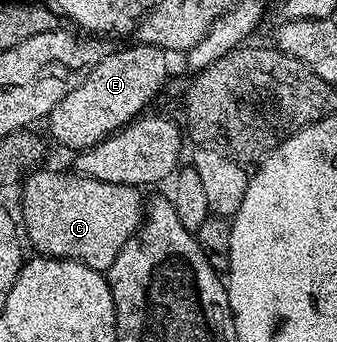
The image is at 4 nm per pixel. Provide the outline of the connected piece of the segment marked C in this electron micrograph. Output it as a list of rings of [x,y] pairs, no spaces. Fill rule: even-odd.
[[[38,170],[29,173],[25,177],[23,183],[20,185],[19,191],[21,191],[21,216],[19,212],[19,220],[23,225],[23,236],[26,241],[29,240],[33,243],[33,252],[43,256],[54,256],[60,260],[78,260],[83,262],[87,266],[91,266],[95,271],[105,274],[108,273],[111,262],[115,262],[115,258],[119,256],[119,250],[123,250],[123,246],[127,242],[127,238],[131,238],[136,234],[137,229],[141,227],[143,223],[143,217],[147,211],[146,201],[141,201],[140,187],[131,184],[116,184],[115,182],[99,182],[95,178],[90,176],[83,176],[80,174],[72,174],[68,176],[65,172],[45,172],[46,170]]]

